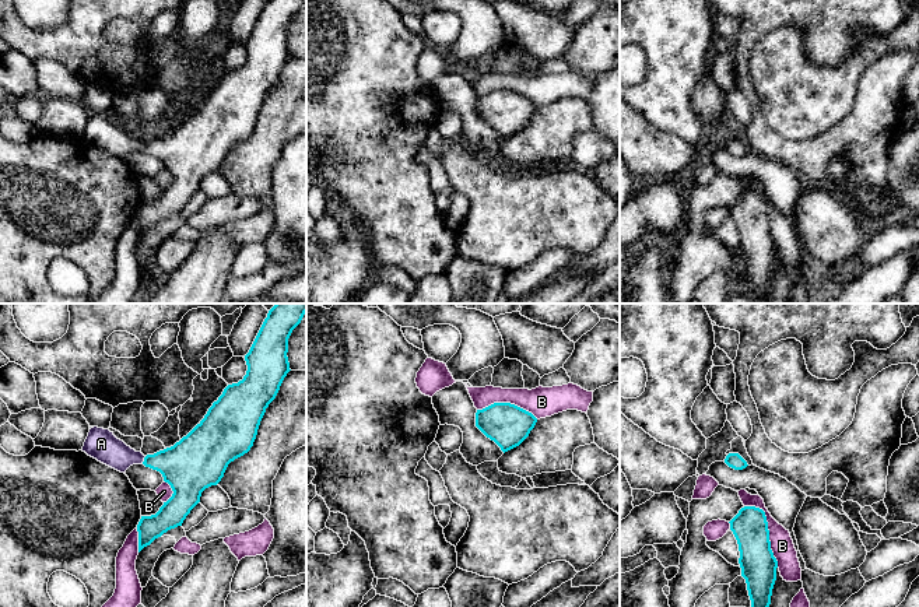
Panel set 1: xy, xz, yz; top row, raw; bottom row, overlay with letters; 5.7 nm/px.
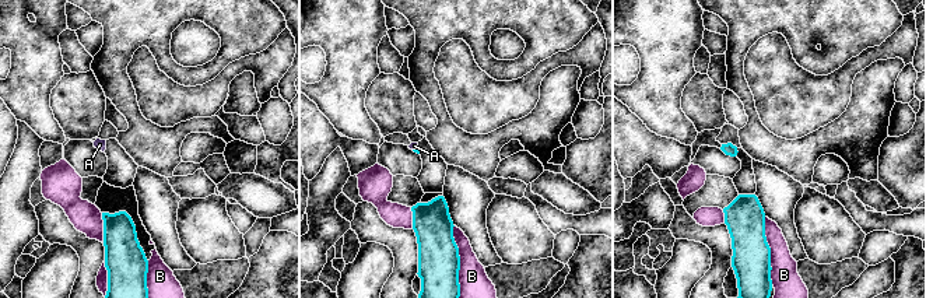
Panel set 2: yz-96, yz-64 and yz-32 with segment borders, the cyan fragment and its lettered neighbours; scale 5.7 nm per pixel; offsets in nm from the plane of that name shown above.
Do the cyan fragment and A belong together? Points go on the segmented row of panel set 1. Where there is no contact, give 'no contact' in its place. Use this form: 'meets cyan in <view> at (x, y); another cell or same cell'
meets cyan in xy at (144, 460); same cell

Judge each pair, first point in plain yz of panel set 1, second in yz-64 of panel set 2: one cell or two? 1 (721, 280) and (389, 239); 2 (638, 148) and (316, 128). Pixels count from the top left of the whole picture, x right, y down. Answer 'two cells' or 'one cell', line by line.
1: one cell
2: one cell

